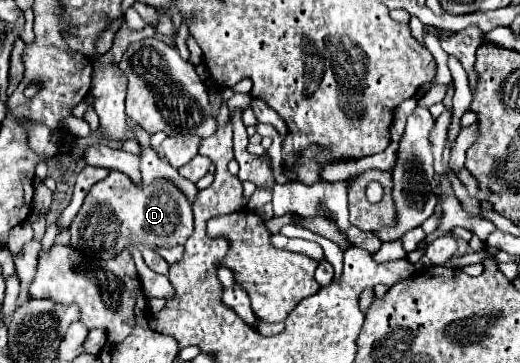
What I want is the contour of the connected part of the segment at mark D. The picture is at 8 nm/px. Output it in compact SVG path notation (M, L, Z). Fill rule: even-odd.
M113 171L105 181L99 181L91 187L91 191L85 197L83 207L79 209L77 217L73 219L71 227L71 245L81 249L83 253L99 259L111 259L115 257L121 249L131 247L131 245L153 245L153 247L175 247L175 245L185 245L185 241L193 233L193 213L187 197L167 179L155 179L151 185L135 185L125 173Z

